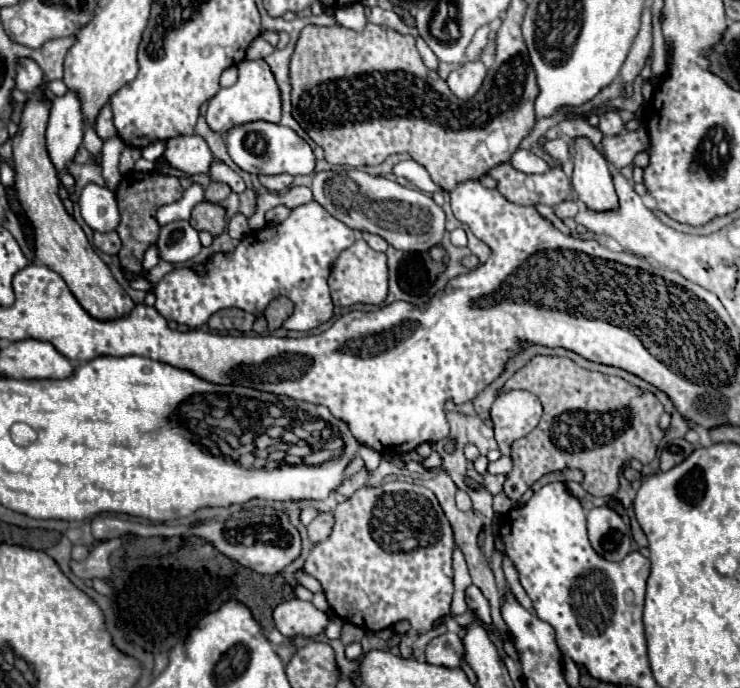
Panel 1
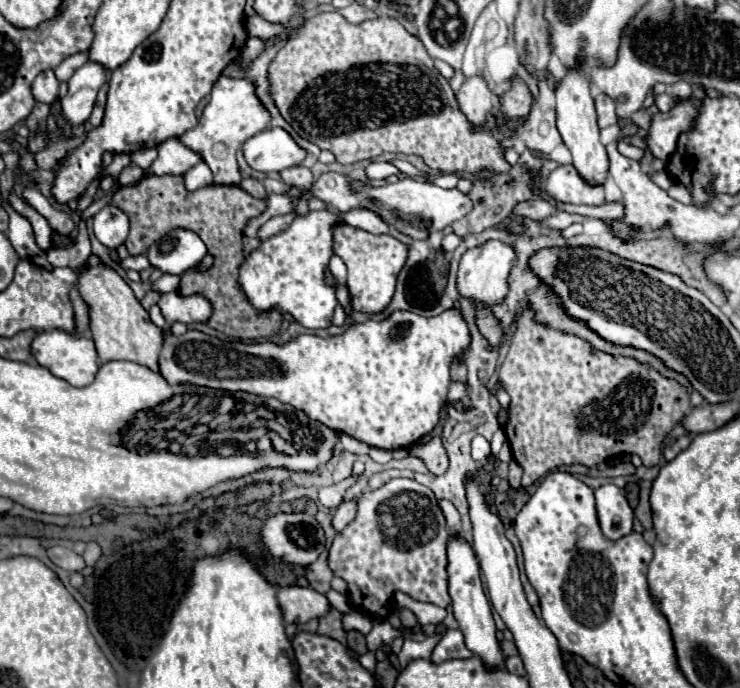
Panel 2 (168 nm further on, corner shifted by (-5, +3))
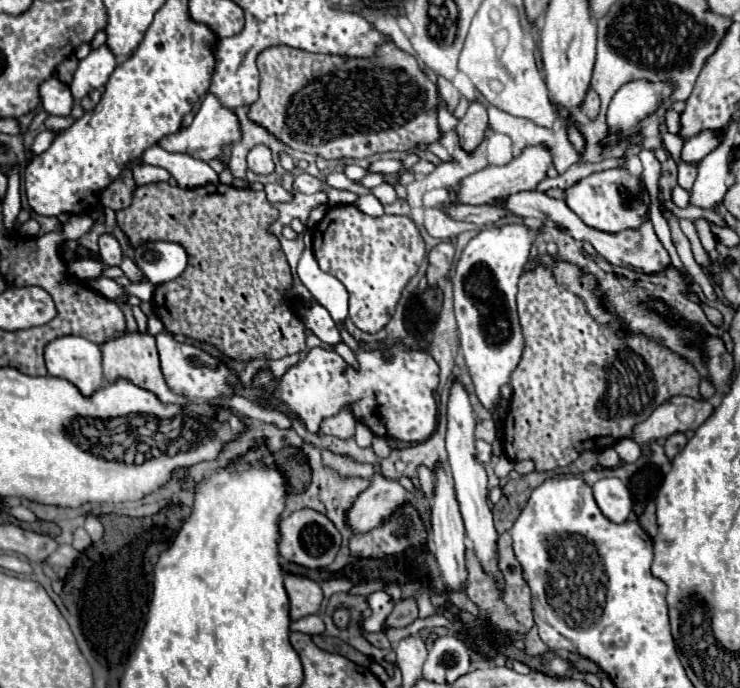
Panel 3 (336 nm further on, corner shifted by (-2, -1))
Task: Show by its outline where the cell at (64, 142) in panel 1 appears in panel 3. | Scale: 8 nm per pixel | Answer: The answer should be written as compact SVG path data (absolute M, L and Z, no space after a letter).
M105 45L91 51L85 59L79 61L79 67L69 85L73 97L83 99L85 95L91 93L91 89L103 87L115 67L117 67L117 59Z

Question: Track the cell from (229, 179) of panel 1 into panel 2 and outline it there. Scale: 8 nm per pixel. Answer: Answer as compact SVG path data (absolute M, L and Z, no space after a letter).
M220 77L214 83L210 103L204 107L202 117L198 119L198 125L188 129L184 135L180 135L180 143L184 143L188 149L198 153L204 163L214 173L214 183L218 185L238 185L242 175L238 171L236 163L236 151L242 147L246 139L252 135L264 131L270 123L270 113L262 107L254 93L254 85L248 79L230 79Z

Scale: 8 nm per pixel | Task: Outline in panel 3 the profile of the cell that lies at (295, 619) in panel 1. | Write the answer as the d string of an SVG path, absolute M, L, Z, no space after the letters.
M285 575L285 591L291 601L291 619L303 619L307 615L313 615L319 611L323 593L319 583L307 579L307 577L297 577L297 575Z

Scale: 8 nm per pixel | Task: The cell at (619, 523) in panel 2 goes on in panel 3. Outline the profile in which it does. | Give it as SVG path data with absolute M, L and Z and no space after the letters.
M601 479L593 485L593 497L601 513L613 523L625 523L631 513L631 495L621 479Z

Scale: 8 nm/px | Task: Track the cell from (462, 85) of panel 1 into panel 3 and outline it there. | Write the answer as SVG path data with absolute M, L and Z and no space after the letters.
M471 101L465 117L457 123L457 133L459 133L461 145L467 151L475 149L481 143L485 129L487 129L487 109L479 101Z

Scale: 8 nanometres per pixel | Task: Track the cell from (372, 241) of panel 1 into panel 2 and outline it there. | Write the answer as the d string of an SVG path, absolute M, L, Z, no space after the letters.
M354 207L346 213L340 213L340 219L352 227L358 227L370 233L388 233L388 225L384 223L384 219L378 213L364 207Z

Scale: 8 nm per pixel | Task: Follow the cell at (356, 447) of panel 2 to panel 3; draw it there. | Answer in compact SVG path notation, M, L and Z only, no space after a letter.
M341 411L339 415L325 419L319 431L327 435L335 435L339 439L351 439L355 437L355 419L349 411Z

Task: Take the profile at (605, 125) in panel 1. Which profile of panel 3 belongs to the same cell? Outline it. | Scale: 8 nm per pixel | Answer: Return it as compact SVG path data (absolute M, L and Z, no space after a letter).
M589 89L589 91L587 91L587 97L585 97L583 105L581 105L581 113L583 113L587 119L593 119L593 117L597 117L599 107L601 107L599 95L597 95L593 89Z

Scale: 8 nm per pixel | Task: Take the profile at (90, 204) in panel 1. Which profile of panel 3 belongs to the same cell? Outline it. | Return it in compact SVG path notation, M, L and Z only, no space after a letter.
M109 231L101 233L101 237L99 237L99 255L101 255L101 261L107 263L107 265L111 265L111 267L121 263L123 251L121 251L121 245L115 239L113 233L109 233Z

